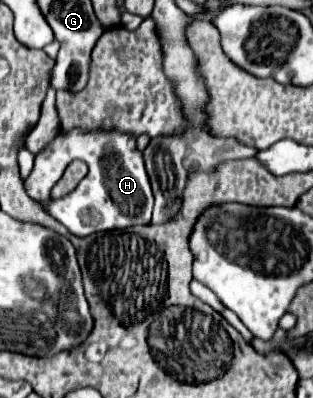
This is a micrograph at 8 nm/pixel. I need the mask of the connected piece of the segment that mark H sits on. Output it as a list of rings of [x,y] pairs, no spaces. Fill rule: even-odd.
[[[72,128],[58,132],[58,136],[34,158],[34,168],[24,180],[24,188],[30,198],[46,204],[48,212],[62,222],[72,234],[88,236],[94,232],[120,230],[136,224],[150,224],[154,196],[146,168],[142,164],[142,152],[136,148],[136,136],[118,130],[84,130]],[[72,160],[84,160],[88,164],[86,178],[74,192],[60,200],[50,200],[50,190],[62,178],[66,166]]]

